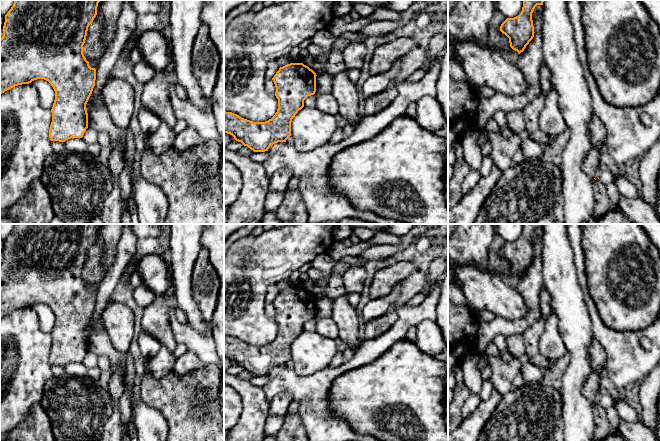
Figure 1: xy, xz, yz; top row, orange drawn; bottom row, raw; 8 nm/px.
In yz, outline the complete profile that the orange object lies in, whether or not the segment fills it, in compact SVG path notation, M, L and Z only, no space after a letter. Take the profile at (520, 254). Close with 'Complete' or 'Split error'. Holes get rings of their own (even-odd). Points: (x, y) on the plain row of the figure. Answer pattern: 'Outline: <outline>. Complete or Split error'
Outline: M523 224L521 237L514 242L507 242L500 250L500 255L509 262L510 271L518 278L524 275L534 261L532 237L544 224Z. Complete

